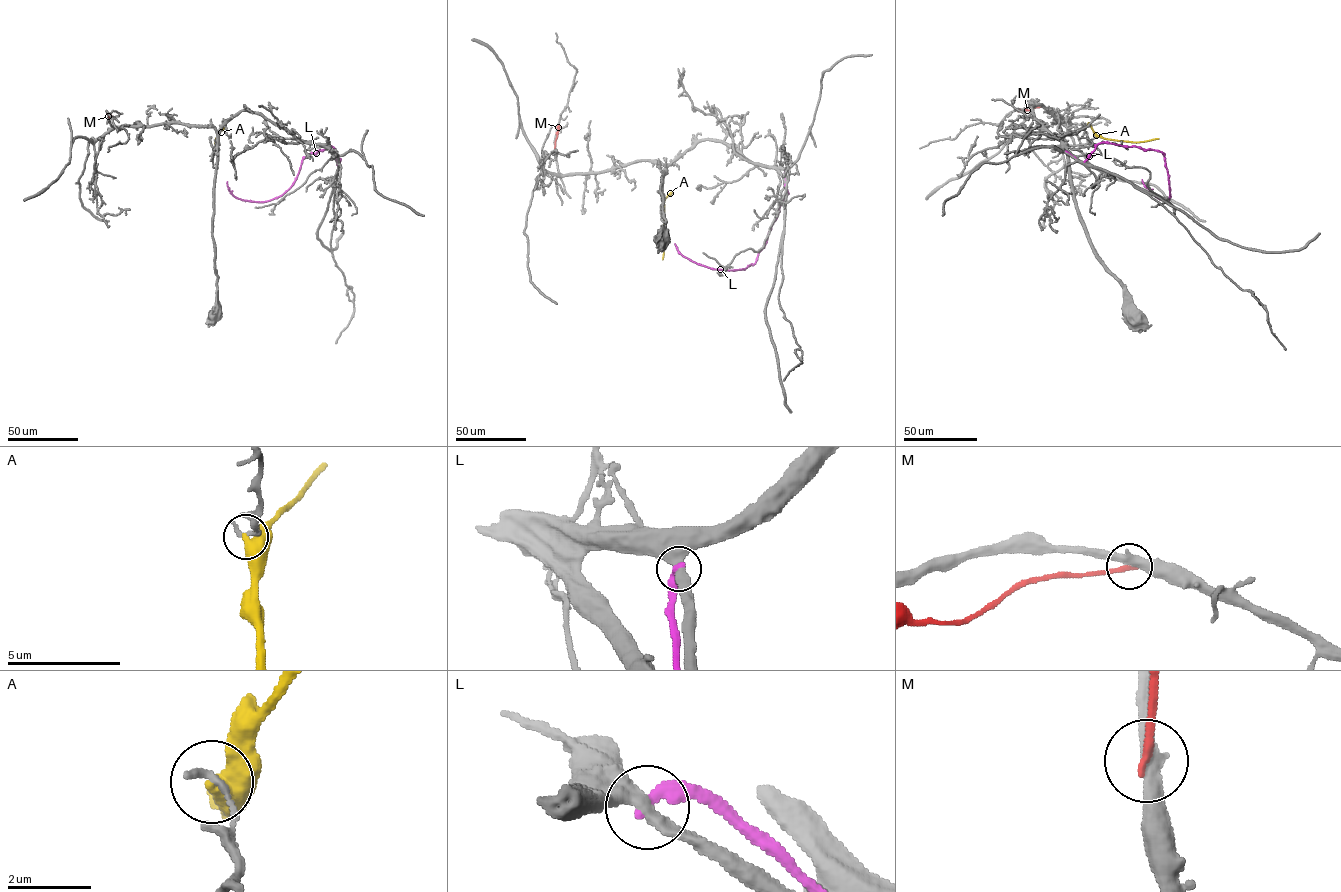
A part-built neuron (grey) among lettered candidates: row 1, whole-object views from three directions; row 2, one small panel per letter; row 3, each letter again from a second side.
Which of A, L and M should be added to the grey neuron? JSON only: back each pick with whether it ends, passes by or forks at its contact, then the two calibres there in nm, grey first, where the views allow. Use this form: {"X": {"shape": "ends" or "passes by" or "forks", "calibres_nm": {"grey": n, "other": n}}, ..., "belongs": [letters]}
{"belongs": []}

